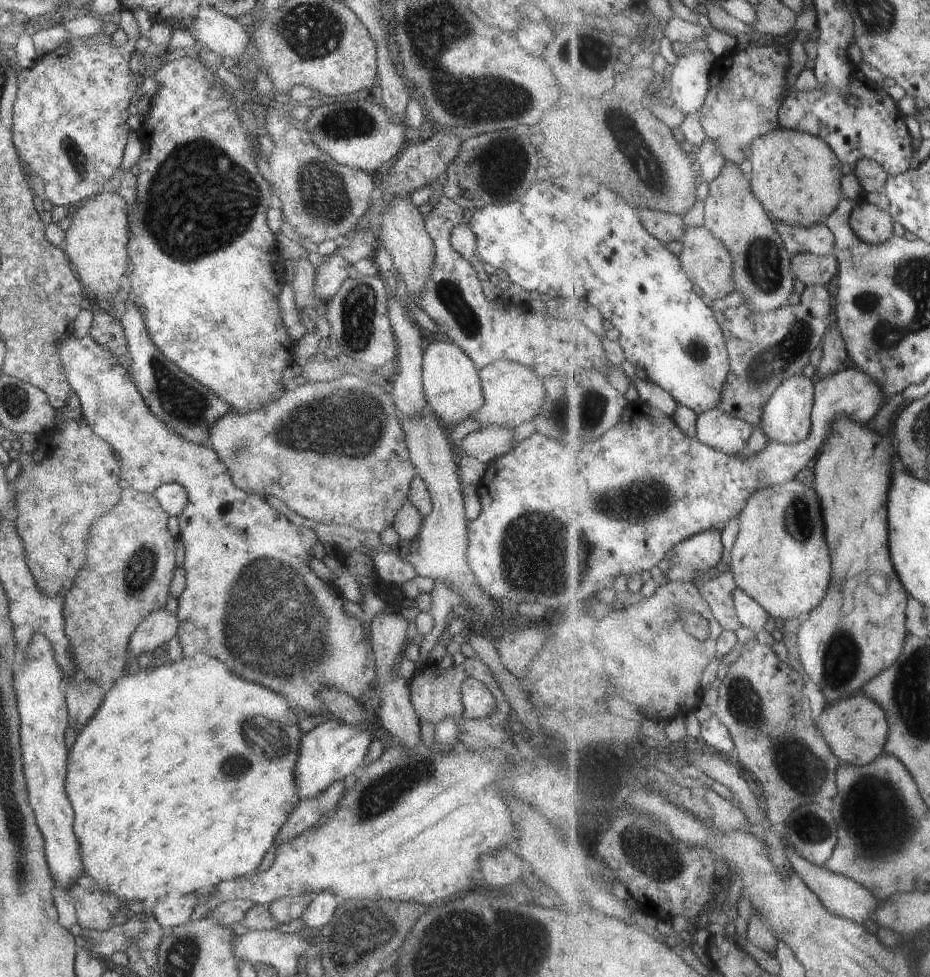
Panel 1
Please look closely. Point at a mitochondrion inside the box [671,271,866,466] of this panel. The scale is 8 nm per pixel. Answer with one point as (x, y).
(783, 352)

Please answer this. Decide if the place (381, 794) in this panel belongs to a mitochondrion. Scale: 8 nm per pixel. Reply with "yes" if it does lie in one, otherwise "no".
yes

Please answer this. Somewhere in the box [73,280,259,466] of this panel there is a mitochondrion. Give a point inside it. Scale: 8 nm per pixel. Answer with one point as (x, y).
(185, 402)

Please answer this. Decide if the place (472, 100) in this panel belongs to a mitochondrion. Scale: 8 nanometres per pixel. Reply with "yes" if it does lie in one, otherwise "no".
yes

